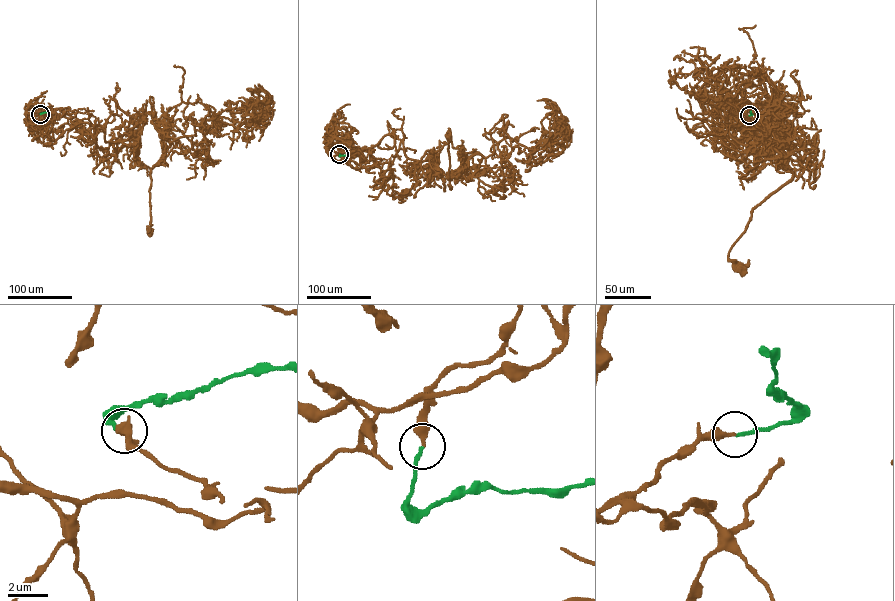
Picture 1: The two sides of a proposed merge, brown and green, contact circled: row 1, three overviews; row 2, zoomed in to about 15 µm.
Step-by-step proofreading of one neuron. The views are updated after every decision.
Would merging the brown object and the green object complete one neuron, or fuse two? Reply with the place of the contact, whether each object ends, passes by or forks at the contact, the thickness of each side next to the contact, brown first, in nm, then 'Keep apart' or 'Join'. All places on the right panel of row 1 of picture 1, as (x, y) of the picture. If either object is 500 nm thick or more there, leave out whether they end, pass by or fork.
Place: (749, 115). At the ring brown ends. At the ring green ends. Thickness 360 nm (brown) against 170 nm. Join

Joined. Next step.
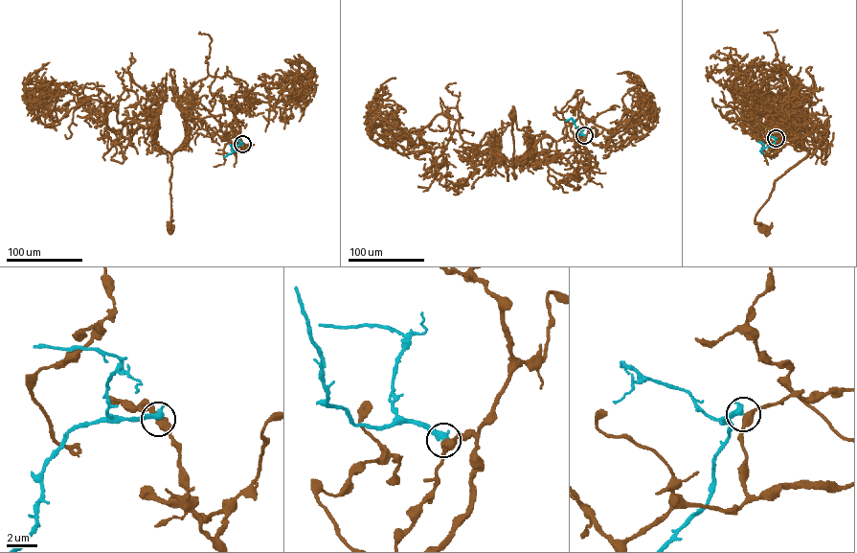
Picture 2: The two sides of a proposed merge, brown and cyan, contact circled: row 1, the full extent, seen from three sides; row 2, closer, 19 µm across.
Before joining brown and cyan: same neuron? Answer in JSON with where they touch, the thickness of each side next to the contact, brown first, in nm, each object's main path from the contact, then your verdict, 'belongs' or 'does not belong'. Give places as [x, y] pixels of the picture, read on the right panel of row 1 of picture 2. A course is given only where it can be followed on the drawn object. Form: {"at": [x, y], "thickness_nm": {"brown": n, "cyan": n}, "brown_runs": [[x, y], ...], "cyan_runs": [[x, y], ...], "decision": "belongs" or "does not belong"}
{"at": [776, 138], "thickness_nm": {"brown": 440, "cyan": 460}, "brown_runs": [[776, 138], [818, 133], [801, 117], [778, 116], [788, 116], [808, 152], [756, 213], [766, 229]], "cyan_runs": [[776, 138], [771, 145], [760, 150], [762, 153]], "decision": "does not belong"}

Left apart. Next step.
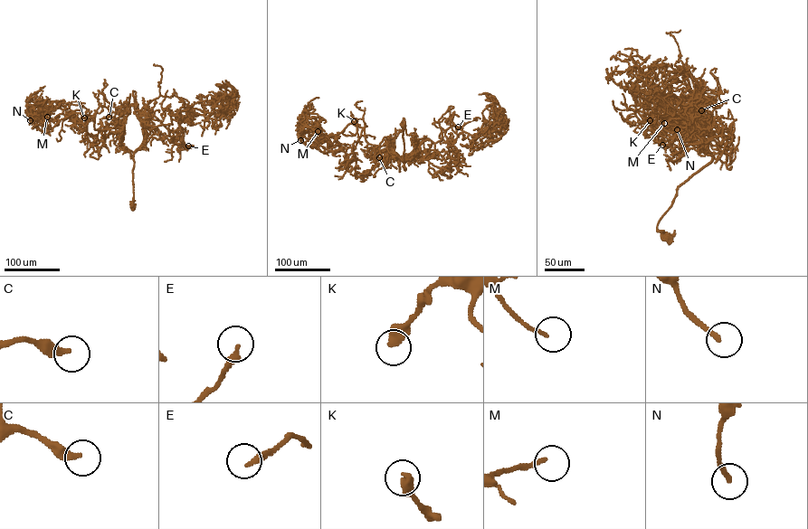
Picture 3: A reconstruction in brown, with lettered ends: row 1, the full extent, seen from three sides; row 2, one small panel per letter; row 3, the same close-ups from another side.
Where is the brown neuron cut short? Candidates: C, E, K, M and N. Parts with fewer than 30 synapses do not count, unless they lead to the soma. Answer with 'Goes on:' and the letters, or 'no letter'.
Goes on: C, N

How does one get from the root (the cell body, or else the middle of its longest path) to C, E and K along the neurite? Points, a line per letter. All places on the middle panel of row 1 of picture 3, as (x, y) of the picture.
C: (403, 126), (403, 162), (393, 155), (387, 146), (378, 153), (379, 157)
E: (403, 126), (404, 161), (420, 143), (422, 155), (446, 169), (458, 161), (452, 145), (458, 127)
K: (403, 126), (403, 162), (388, 151), (385, 137), (379, 146), (369, 144), (365, 127), (354, 121)

